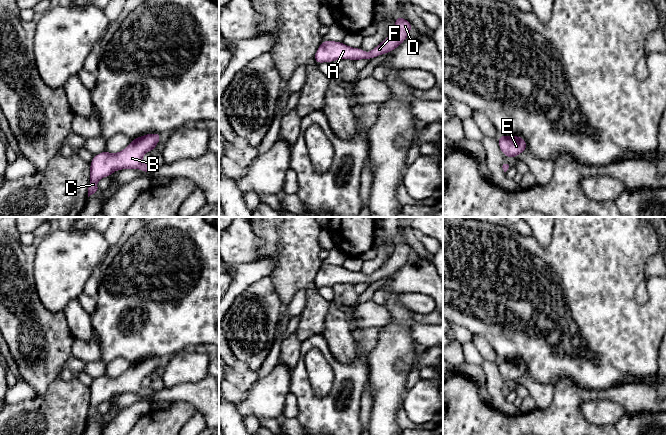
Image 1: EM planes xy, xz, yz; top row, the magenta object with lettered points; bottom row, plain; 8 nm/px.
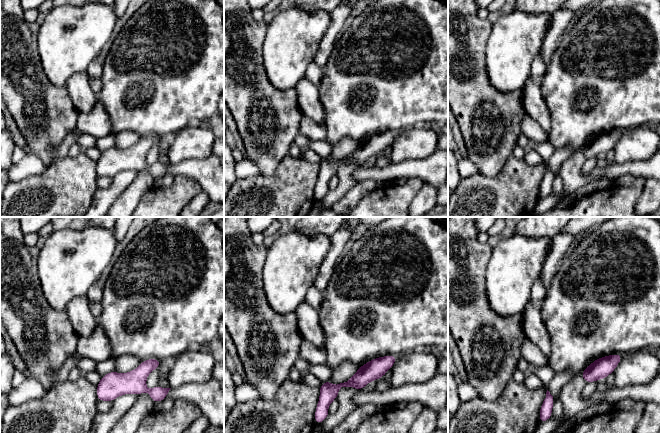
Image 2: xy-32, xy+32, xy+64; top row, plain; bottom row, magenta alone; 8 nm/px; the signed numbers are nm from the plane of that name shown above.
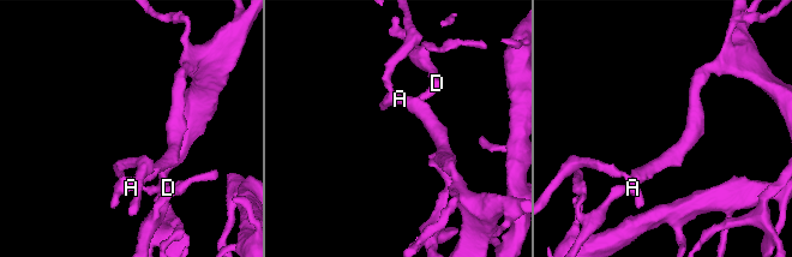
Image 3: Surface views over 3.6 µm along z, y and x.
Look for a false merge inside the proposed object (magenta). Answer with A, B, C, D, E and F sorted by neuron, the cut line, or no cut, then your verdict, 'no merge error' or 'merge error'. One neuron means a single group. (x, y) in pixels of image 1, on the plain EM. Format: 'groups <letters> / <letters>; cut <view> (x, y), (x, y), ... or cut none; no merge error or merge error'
groups A B C D E F; cut none; no merge error

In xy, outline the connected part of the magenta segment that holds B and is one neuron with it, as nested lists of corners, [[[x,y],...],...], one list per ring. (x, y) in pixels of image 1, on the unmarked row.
[[[160,357],[145,358],[133,363],[118,377],[112,378],[104,374],[95,379],[90,387],[88,421],[97,415],[97,406],[103,401],[110,401],[114,395],[140,393],[145,397],[152,397],[156,391],[152,387],[143,388],[142,381],[148,375],[155,375],[161,360]]]

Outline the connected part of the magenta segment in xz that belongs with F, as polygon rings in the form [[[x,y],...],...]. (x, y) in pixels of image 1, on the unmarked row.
[[[396,240],[394,252],[390,259],[377,269],[372,275],[366,277],[361,272],[353,272],[345,269],[343,266],[322,265],[314,279],[317,288],[330,286],[338,283],[350,283],[352,285],[363,283],[374,283],[379,279],[389,277],[400,270],[409,260],[412,248],[402,242]]]

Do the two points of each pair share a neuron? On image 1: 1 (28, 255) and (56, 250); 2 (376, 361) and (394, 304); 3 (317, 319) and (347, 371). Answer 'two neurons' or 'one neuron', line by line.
1: two neurons
2: one neuron
3: two neurons

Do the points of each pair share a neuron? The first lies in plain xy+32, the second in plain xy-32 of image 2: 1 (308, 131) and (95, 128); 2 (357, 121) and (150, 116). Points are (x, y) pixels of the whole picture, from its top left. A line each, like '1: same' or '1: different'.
1: same
2: same

